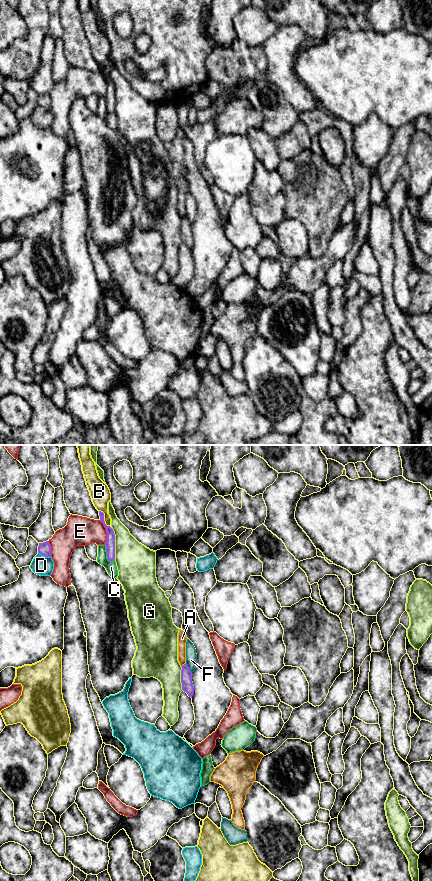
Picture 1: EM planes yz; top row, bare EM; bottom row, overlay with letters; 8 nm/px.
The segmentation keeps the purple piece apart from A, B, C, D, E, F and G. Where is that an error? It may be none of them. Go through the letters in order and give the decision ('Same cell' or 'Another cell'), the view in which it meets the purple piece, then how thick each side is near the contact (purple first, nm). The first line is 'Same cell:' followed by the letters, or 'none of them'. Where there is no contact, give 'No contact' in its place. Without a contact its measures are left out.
Same cell: F
A: Another cell. Touches purple in yz. Thickness 100 nm (purple) against 80 nm
B: Another cell. Touches purple in yz. Thickness 80 nm (purple) against 160 nm
C: Another cell. Touches purple in yz. Thickness 80 nm (purple) against 90 nm
D: Another cell. Touches purple in yz. Thickness 100 nm (purple) against 160 nm
E: Another cell. Touches purple in yz. Thickness 80 nm (purple) against 240 nm
F: Same cell. Touches purple in yz. Thickness 100 nm (purple) against 100 nm
G: Another cell. Touches purple in yz. Thickness 80 nm (purple) against 320 nm

